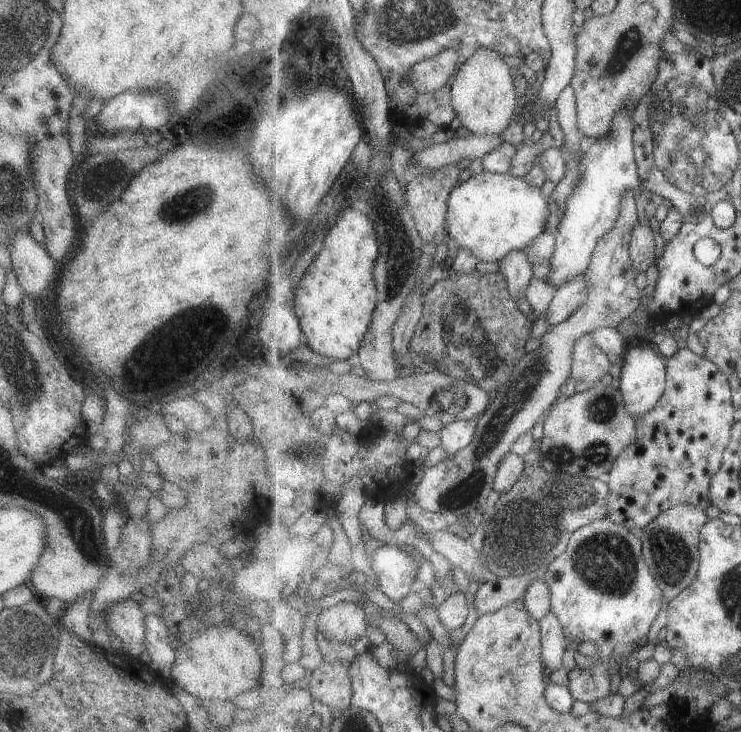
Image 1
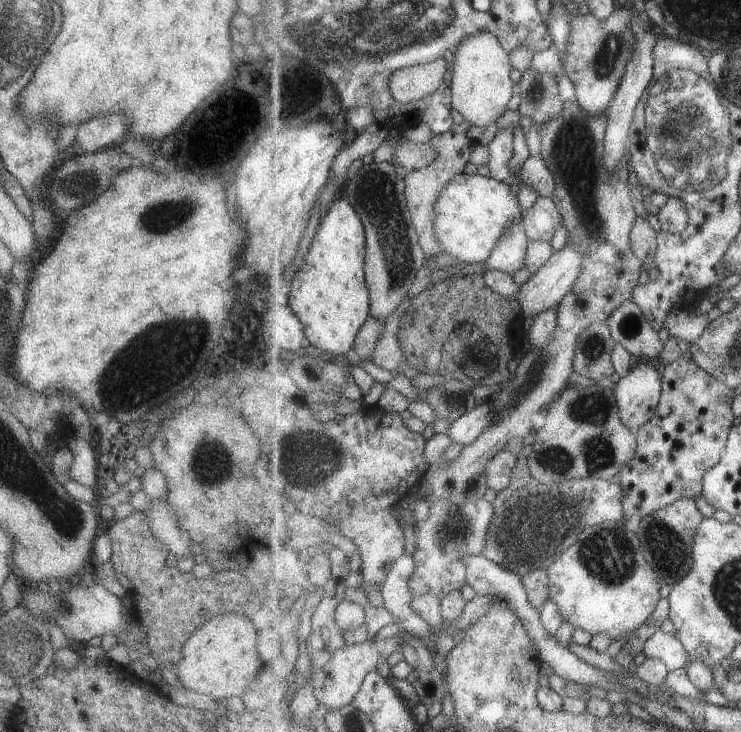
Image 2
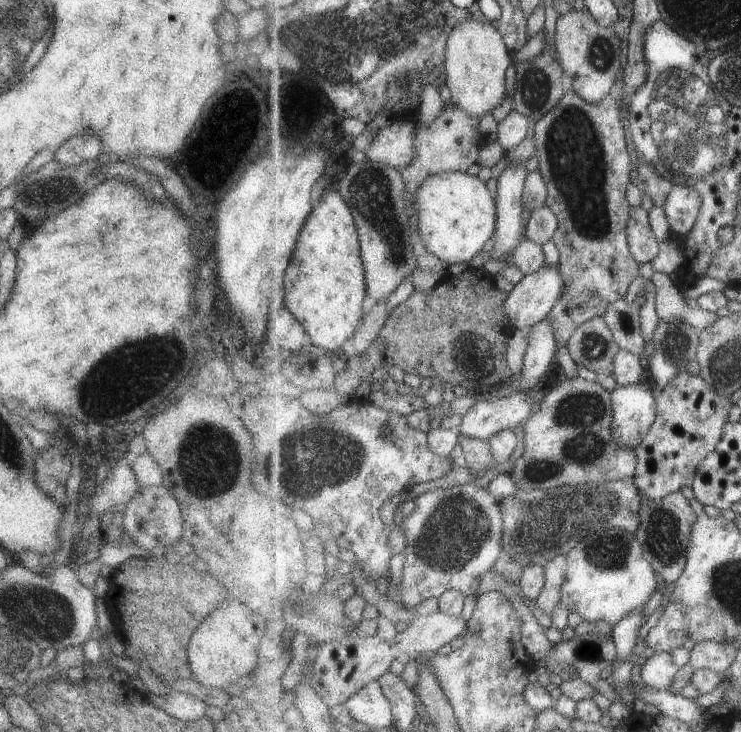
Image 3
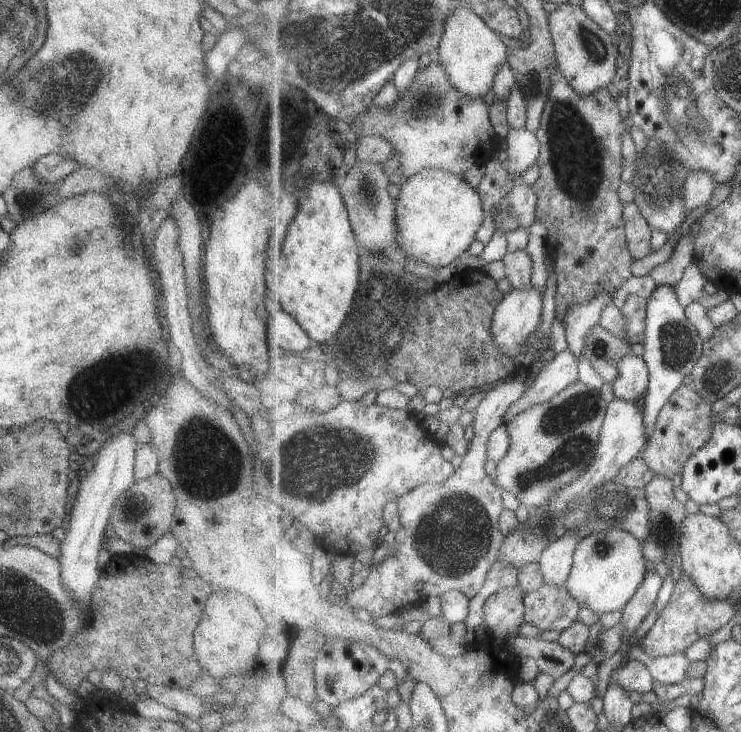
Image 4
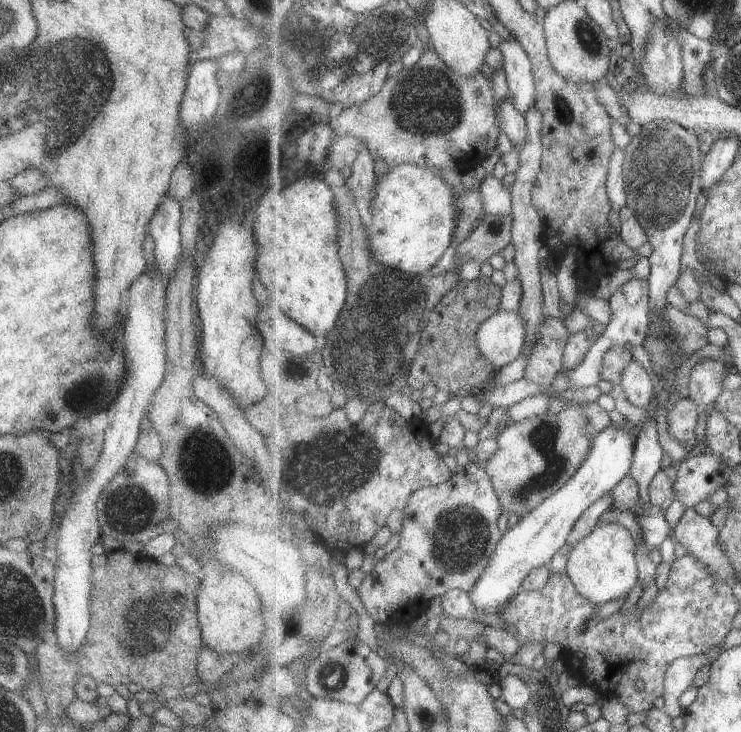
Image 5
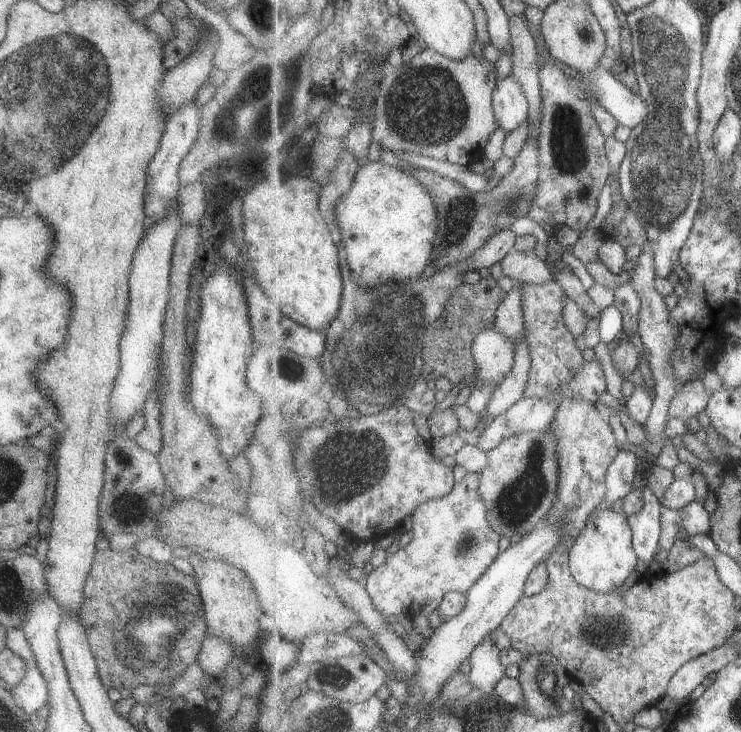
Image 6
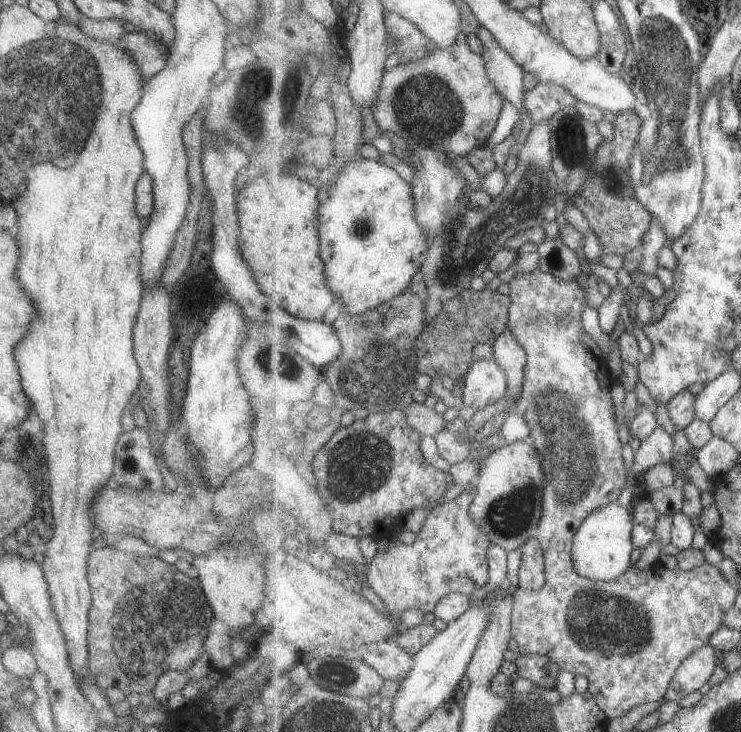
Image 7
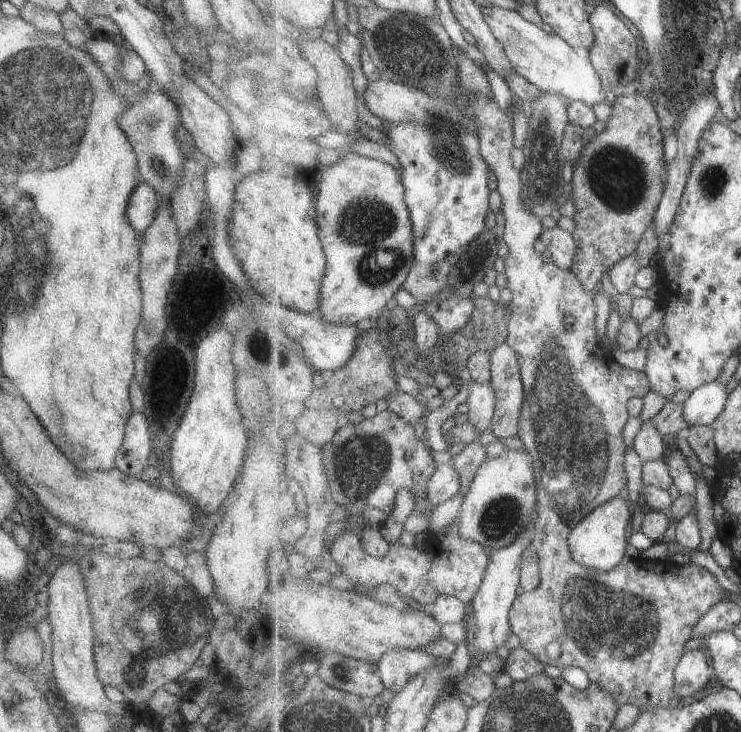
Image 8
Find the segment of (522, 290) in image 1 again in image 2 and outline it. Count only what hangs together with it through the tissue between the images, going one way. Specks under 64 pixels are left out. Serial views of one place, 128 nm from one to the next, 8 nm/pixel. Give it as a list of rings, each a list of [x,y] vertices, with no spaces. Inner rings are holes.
[[[525,217],[513,218],[491,256],[484,261],[485,269],[502,270],[505,274],[515,276],[526,267],[529,241]]]

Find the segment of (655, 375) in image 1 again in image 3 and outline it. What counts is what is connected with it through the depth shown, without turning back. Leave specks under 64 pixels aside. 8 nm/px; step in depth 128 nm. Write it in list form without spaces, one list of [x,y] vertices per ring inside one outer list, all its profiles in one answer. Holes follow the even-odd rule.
[[[649,382],[617,386],[612,392],[613,440],[619,446],[637,450],[655,422],[657,391]]]

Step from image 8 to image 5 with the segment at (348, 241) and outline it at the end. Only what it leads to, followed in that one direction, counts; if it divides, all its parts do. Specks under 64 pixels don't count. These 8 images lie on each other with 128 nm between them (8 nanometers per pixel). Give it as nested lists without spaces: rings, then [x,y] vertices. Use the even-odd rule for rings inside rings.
[[[401,164],[399,166],[391,167],[387,169],[385,174],[379,179],[379,186],[375,190],[375,198],[368,201],[368,208],[371,214],[371,225],[367,227],[367,232],[371,236],[369,240],[369,248],[371,248],[371,254],[373,258],[377,258],[381,264],[387,264],[391,268],[399,269],[405,272],[416,275],[427,275],[427,272],[433,268],[441,258],[447,252],[447,249],[451,246],[451,240],[455,236],[455,230],[457,230],[457,224],[459,224],[459,216],[461,216],[461,208],[457,206],[459,204],[459,196],[455,194],[455,189],[445,178],[441,178],[436,171],[429,167],[422,167],[413,164]]]

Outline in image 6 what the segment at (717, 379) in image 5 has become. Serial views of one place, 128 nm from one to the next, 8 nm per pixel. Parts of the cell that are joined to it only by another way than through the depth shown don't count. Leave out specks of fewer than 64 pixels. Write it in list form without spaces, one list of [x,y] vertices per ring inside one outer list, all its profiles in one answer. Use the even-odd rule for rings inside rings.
[[[703,377],[696,378],[683,385],[673,396],[669,409],[669,418],[687,420],[696,417],[710,402],[711,390],[703,384]]]

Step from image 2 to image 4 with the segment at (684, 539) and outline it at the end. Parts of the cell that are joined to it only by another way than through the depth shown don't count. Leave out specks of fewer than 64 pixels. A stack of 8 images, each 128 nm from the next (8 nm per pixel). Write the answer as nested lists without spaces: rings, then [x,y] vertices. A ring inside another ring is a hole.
[[[655,475],[651,482],[647,484],[645,490],[651,504],[651,532],[647,540],[642,541],[644,555],[652,562],[667,562],[675,560],[675,556],[681,553],[681,534],[683,534],[683,522],[687,518],[687,508],[685,504],[677,500],[675,488],[671,478],[667,476]]]

